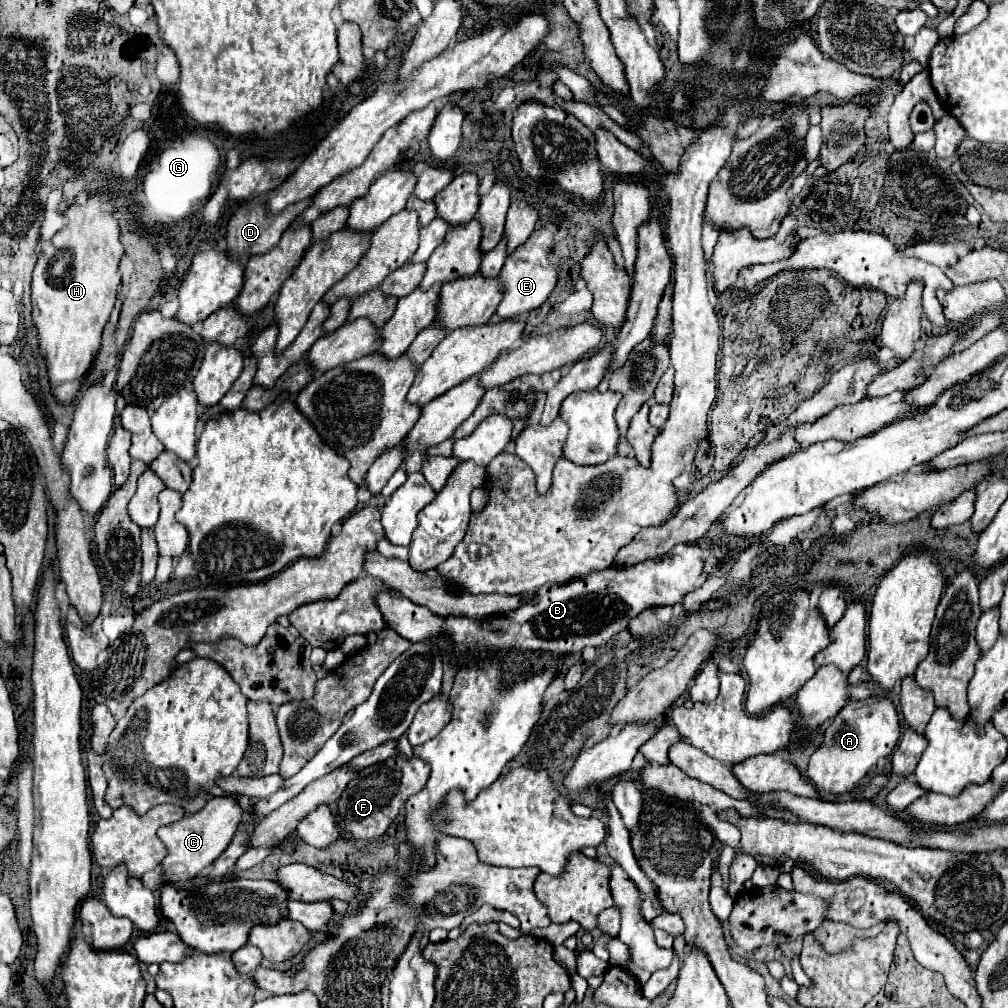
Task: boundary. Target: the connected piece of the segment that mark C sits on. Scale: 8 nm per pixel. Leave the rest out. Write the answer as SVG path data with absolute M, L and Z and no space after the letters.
M216 796L206 802L206 806L194 814L186 814L184 820L162 826L158 838L168 846L168 856L162 860L162 874L168 882L182 884L190 878L196 878L204 868L208 868L230 844L236 834L244 810L238 804L236 796Z

